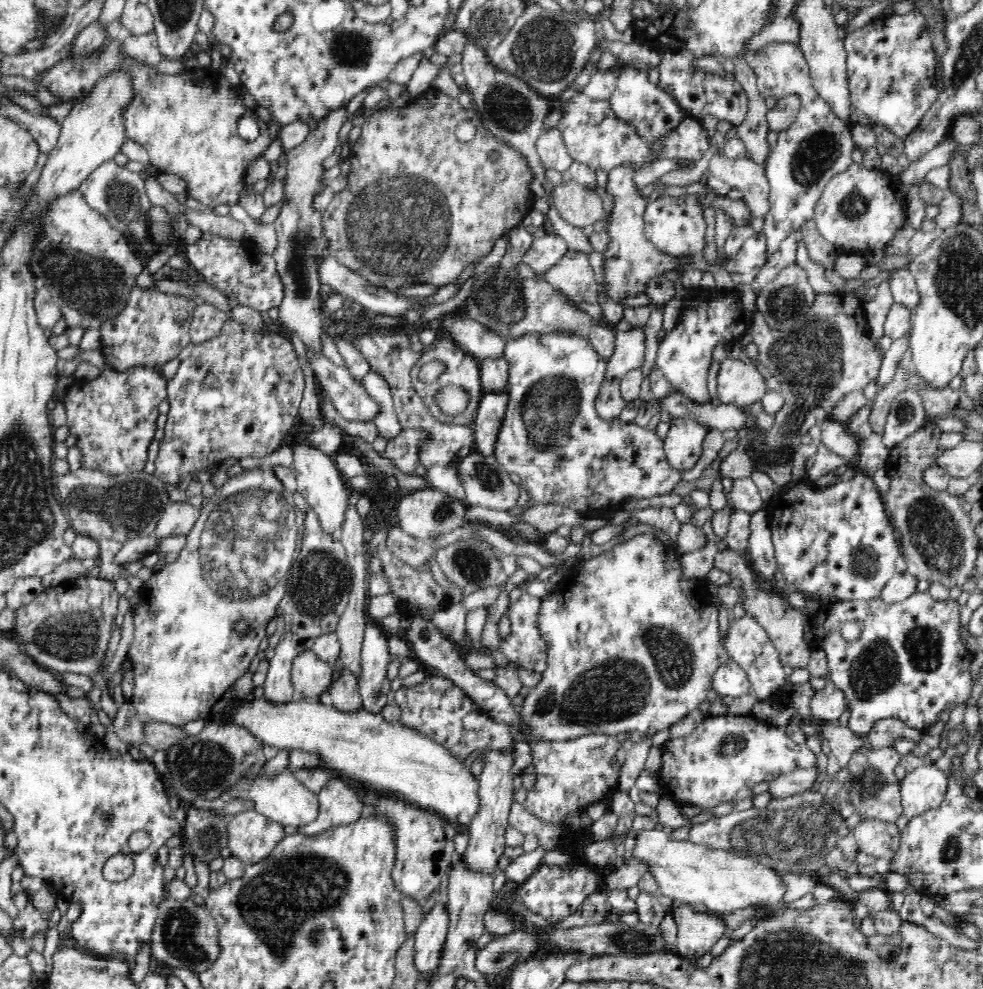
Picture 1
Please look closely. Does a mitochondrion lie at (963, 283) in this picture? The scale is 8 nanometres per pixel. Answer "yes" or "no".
yes

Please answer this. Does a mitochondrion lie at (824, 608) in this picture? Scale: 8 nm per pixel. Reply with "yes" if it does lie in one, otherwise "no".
no

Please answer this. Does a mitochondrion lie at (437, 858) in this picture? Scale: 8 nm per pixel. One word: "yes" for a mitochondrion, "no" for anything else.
no

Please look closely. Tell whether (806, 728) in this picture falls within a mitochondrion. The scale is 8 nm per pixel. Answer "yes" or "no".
no

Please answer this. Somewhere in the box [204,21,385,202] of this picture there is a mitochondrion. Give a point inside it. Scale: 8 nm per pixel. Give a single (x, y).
(352, 49)

